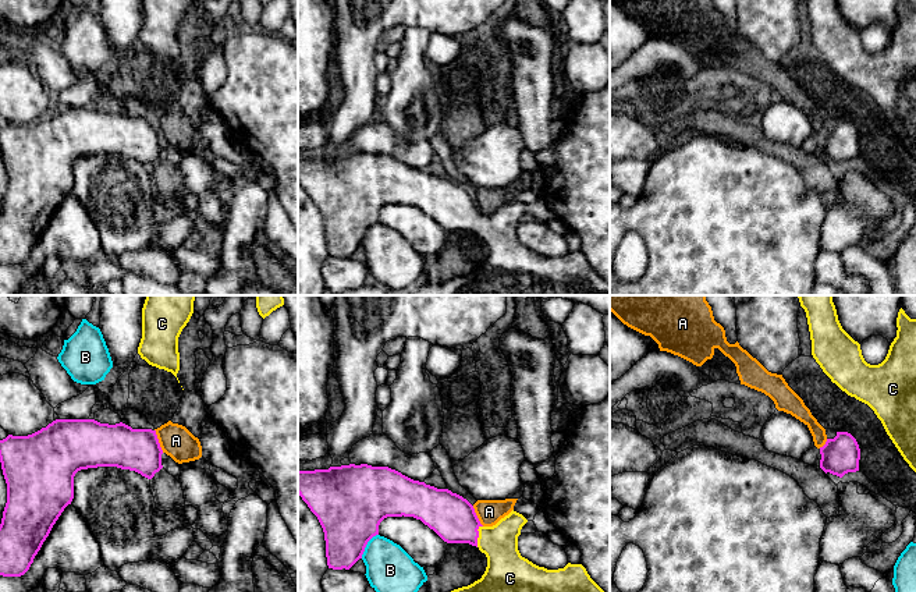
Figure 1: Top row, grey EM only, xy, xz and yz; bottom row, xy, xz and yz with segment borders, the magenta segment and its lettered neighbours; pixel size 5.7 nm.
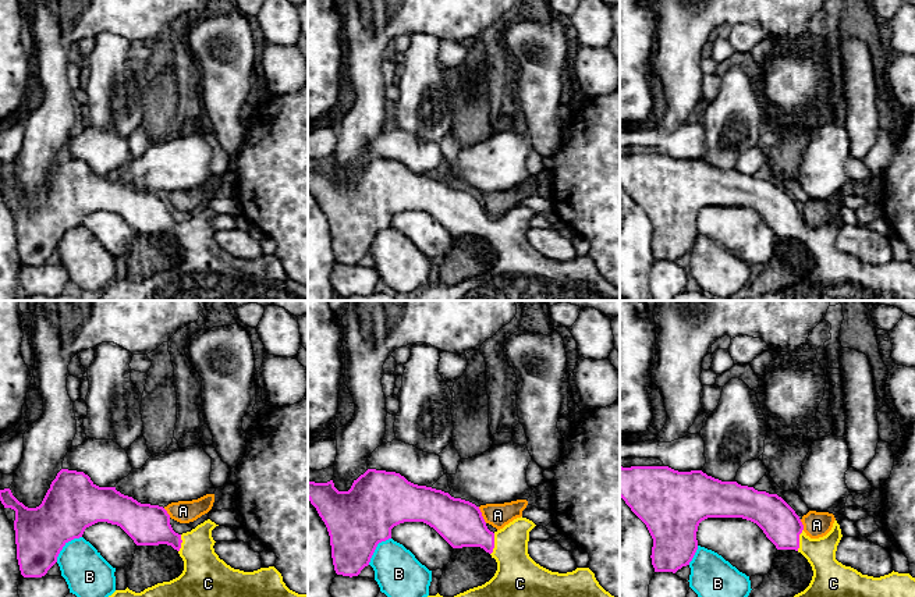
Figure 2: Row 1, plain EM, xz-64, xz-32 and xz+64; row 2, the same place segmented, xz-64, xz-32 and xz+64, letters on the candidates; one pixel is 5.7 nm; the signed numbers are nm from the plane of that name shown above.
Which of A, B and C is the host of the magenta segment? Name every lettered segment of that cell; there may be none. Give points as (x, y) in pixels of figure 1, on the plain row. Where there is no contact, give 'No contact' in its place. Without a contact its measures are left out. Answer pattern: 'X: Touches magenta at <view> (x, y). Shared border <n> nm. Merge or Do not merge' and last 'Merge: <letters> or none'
A: Touches magenta at xy (158, 128). Shared border 140 nm. Do not merge
B: Touches magenta at xz (366, 231). Shared border 170 nm. Do not merge
C: Touches magenta at xz (478, 224). Shared border 130 nm. Merge
Merge: C

